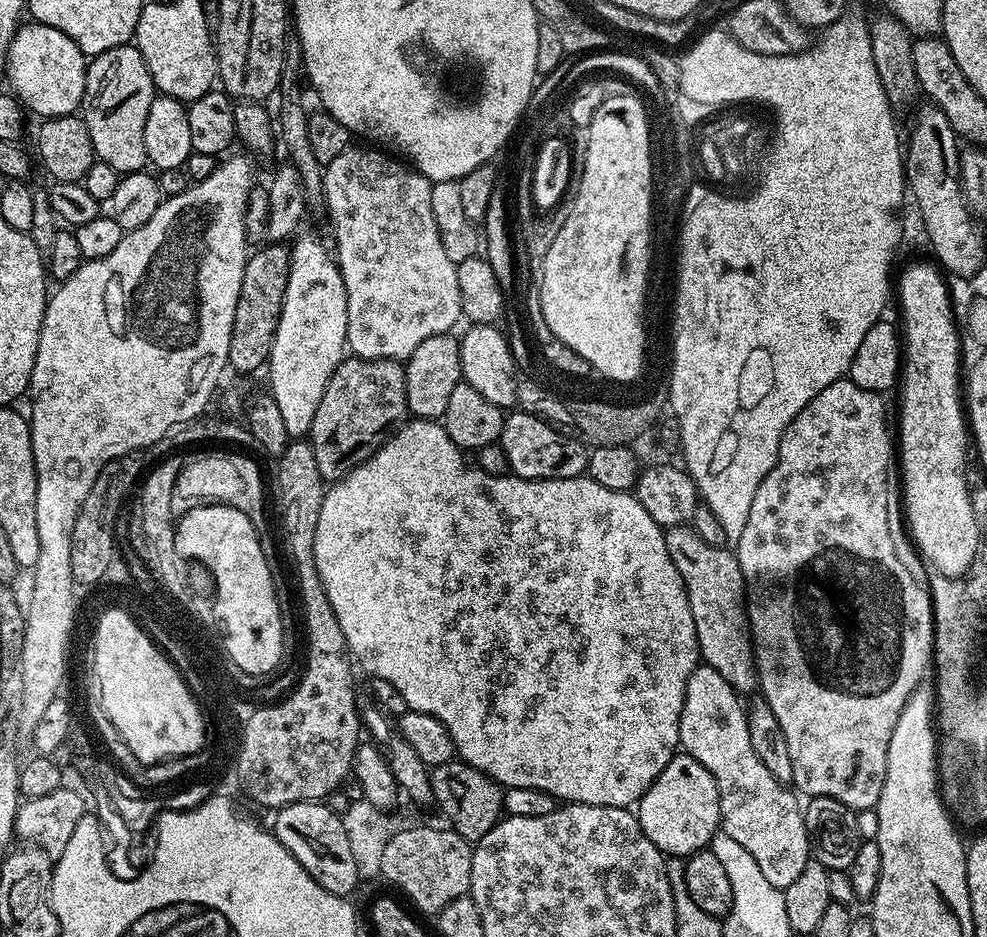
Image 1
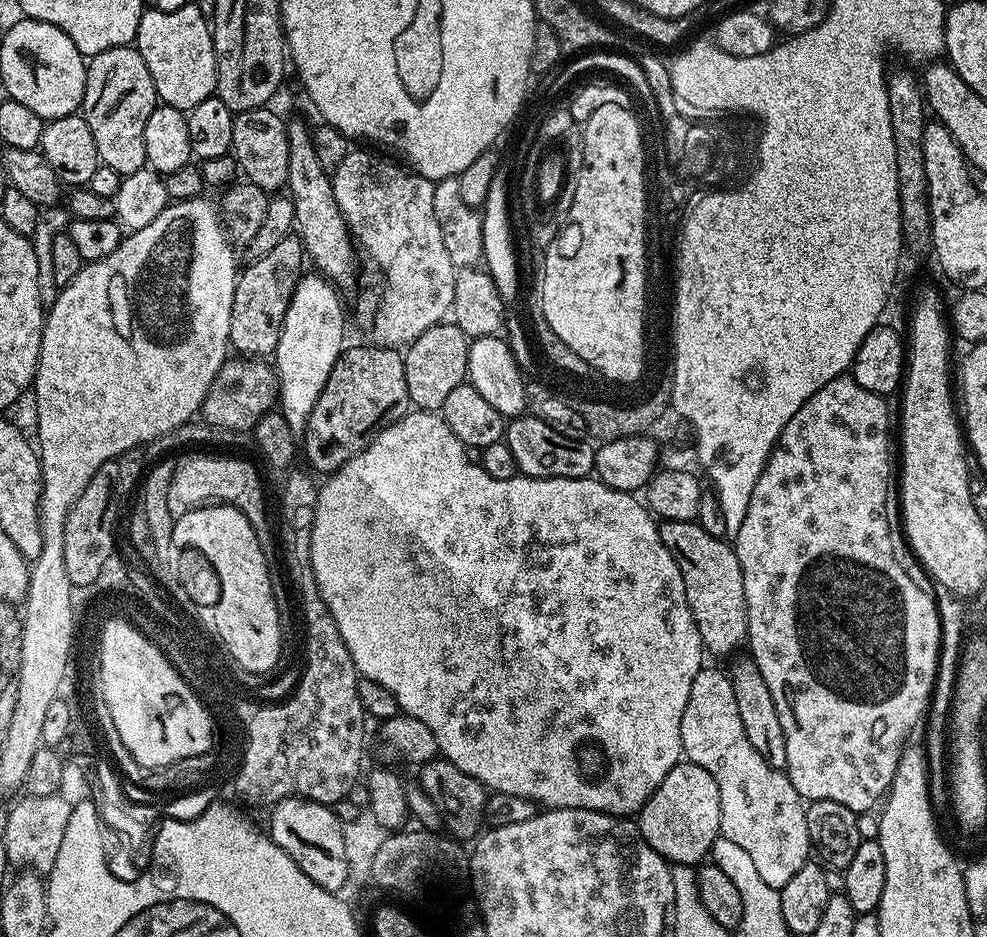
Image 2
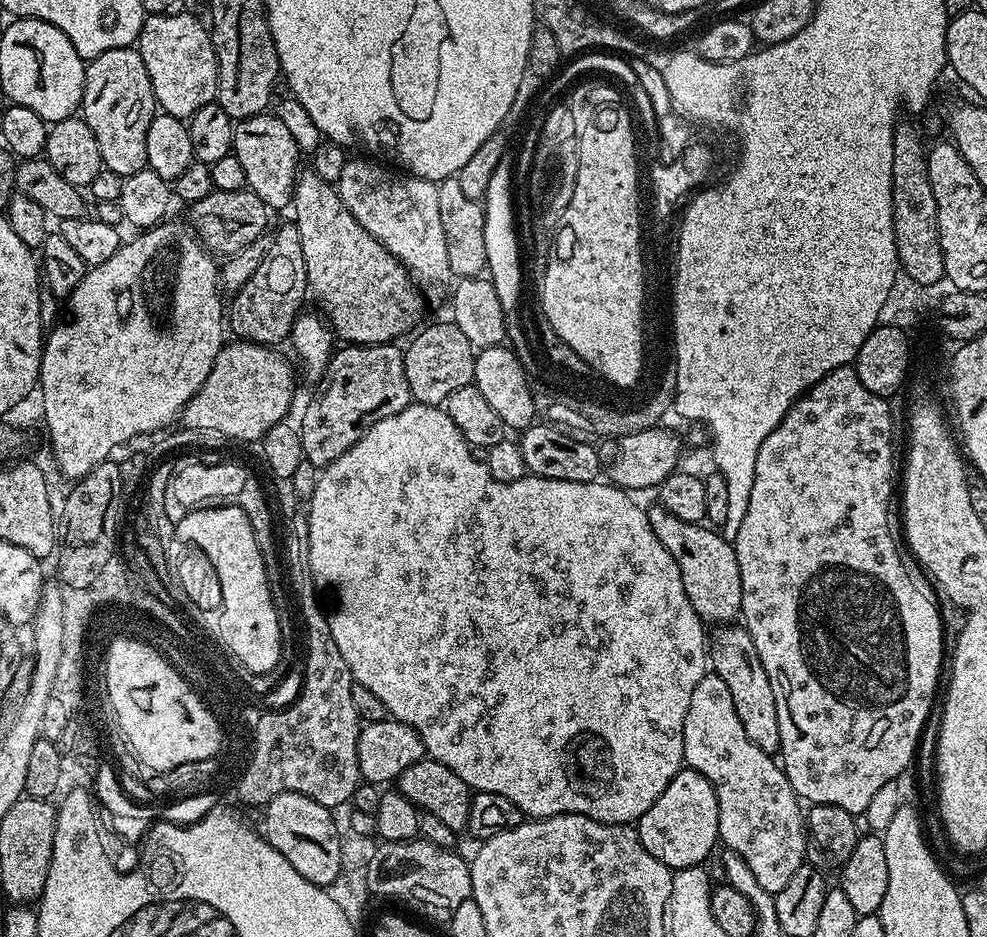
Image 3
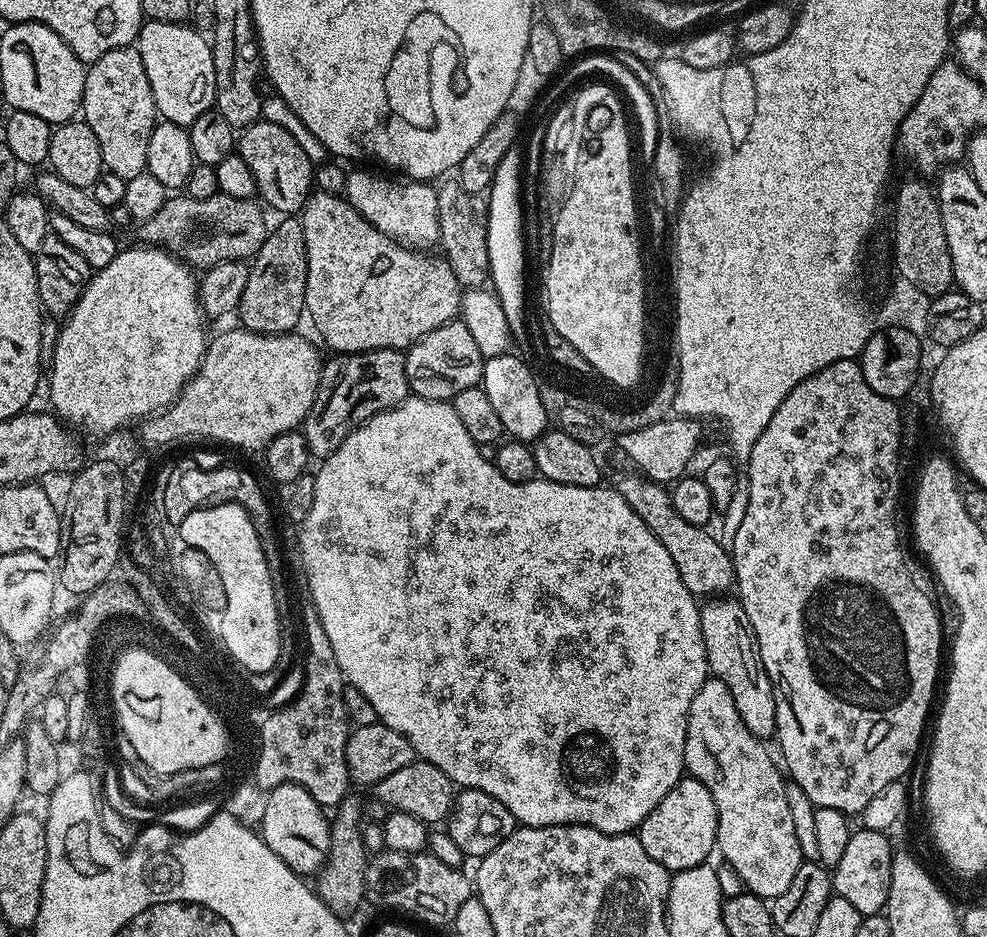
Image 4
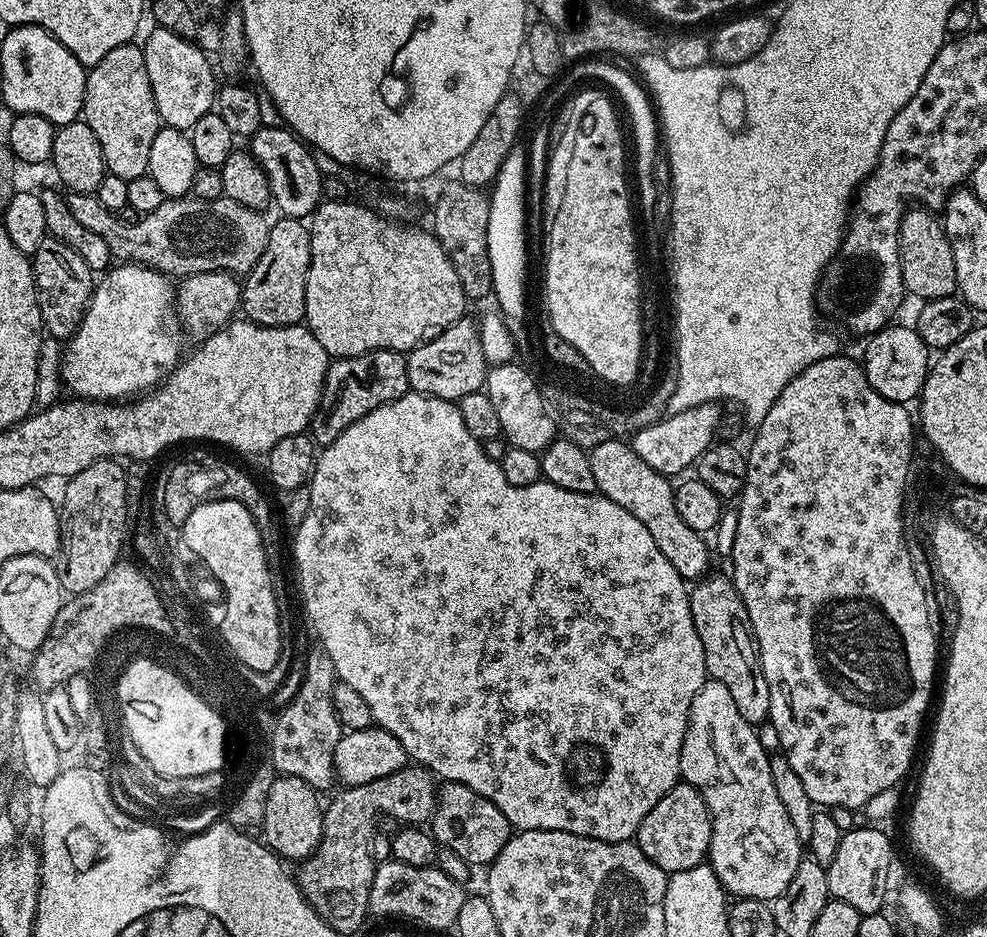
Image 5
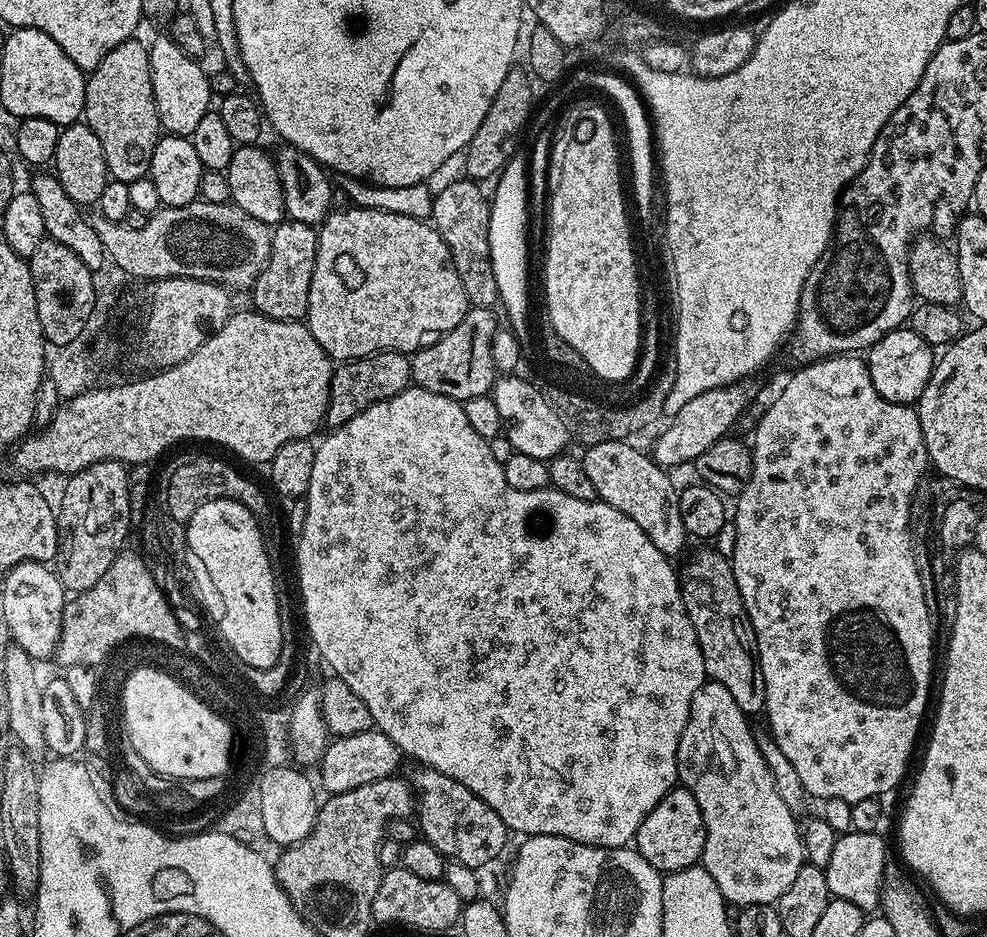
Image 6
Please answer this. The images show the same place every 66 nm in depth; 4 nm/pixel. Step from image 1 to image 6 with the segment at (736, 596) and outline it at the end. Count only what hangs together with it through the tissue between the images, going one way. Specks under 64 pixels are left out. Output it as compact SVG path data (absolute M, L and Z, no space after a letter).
M605 440L597 444L587 445L583 449L582 459L586 466L586 475L590 477L590 482L594 485L596 499L614 506L614 510L622 510L626 518L631 518L633 522L638 522L642 526L644 533L662 550L662 554L669 558L676 558L676 555L684 548L684 543L690 540L687 532L682 526L682 514L678 514L678 488L672 485L672 480L667 471L661 468L647 451L635 448L632 442L625 440Z

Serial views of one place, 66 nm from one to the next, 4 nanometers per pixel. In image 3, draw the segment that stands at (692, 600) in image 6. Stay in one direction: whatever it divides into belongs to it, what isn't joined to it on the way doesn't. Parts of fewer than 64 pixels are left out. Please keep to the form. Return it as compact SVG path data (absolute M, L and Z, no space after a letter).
M736 622L717 627L713 632L716 633L710 636L710 668L715 676L726 682L730 698L734 698L738 722L742 722L742 730L746 730L746 738L750 738L758 750L779 753L778 706L774 706L774 689L770 686L770 678L766 678L762 658L758 658L754 638L750 638L747 628Z

